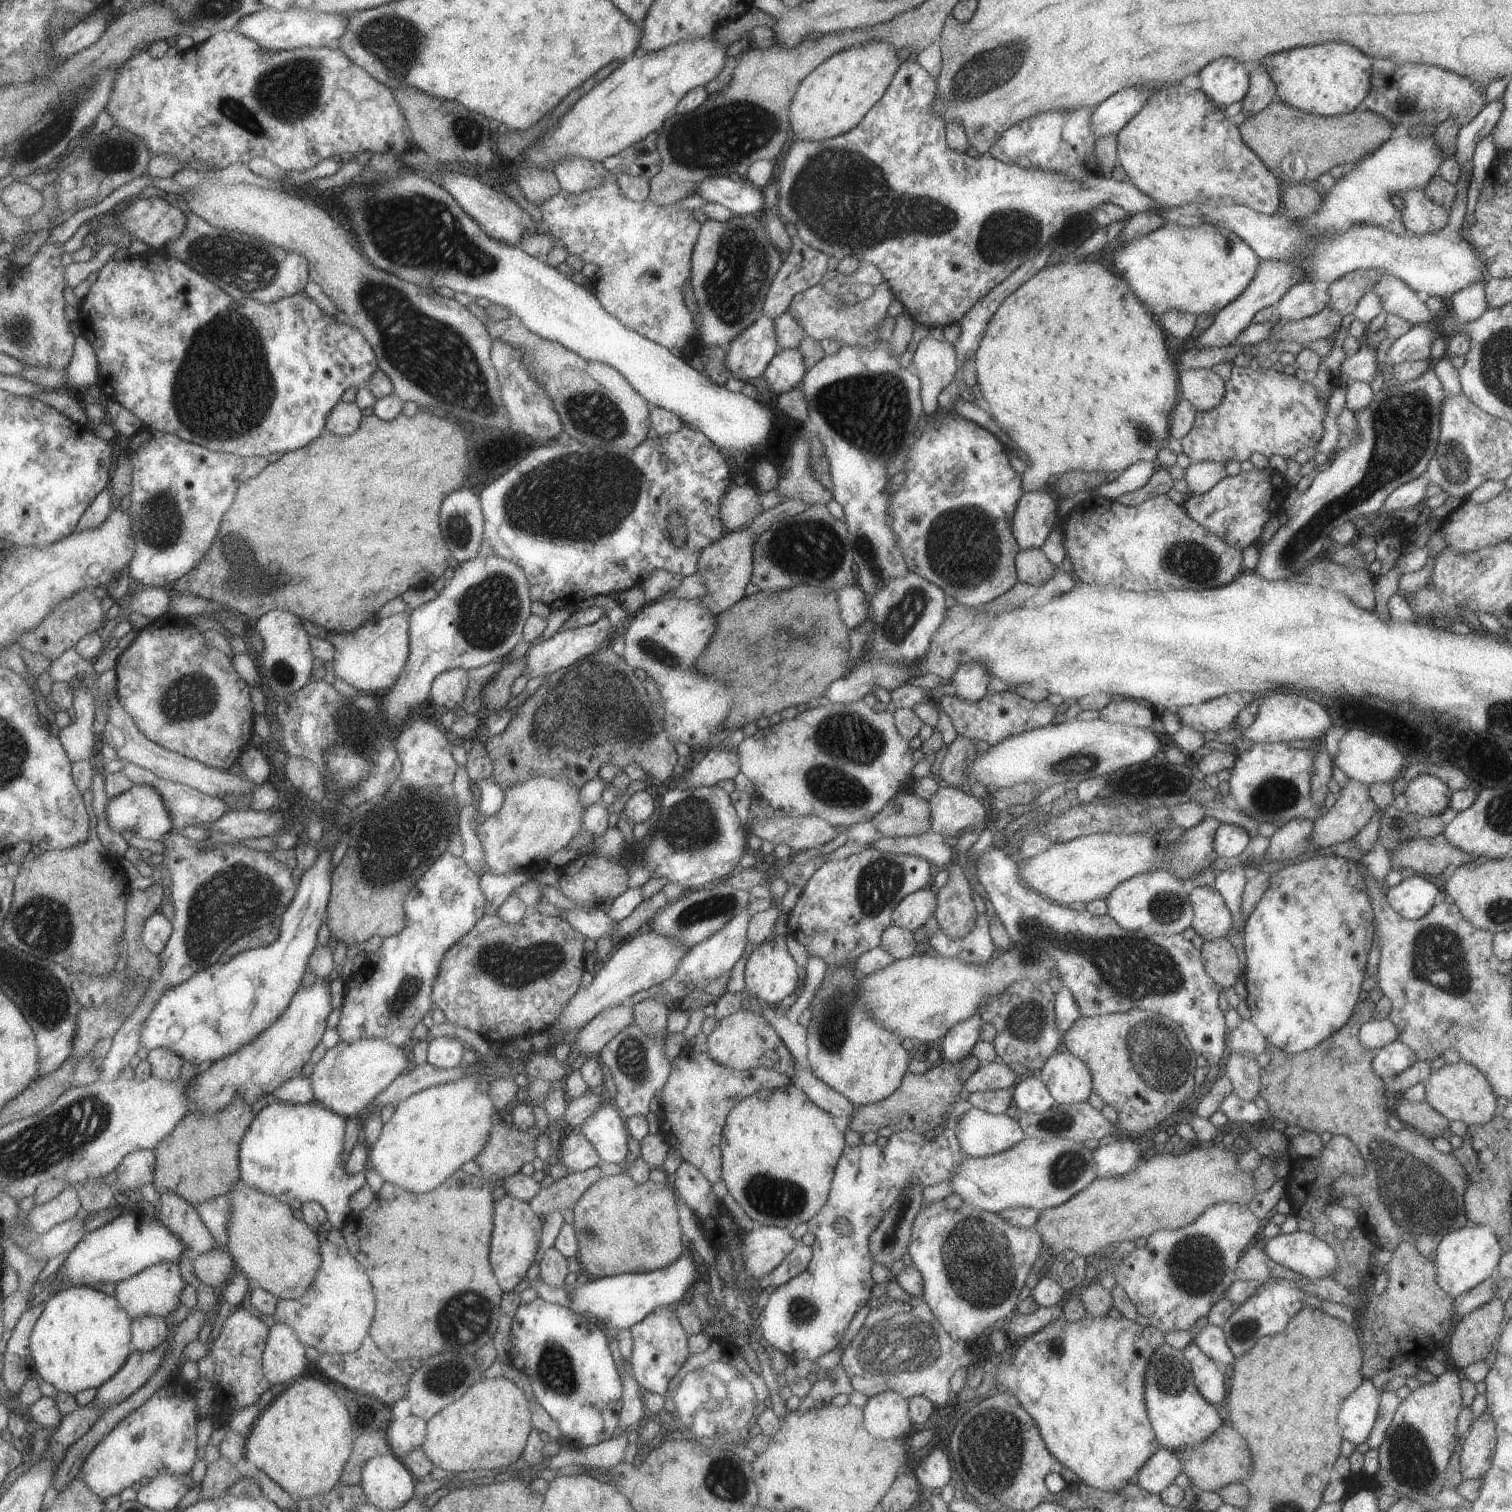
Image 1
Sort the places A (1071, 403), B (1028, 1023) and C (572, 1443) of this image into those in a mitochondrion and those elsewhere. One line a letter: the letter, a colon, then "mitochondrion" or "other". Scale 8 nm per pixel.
A: other
B: mitochondrion
C: other

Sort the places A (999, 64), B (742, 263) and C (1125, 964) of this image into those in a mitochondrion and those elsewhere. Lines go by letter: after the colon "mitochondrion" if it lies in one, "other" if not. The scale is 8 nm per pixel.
A: mitochondrion
B: mitochondrion
C: mitochondrion

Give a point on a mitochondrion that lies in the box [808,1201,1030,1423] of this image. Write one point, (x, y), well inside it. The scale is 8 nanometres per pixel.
(976, 1262)

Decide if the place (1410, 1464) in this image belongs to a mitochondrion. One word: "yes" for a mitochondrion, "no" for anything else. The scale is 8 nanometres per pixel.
yes

